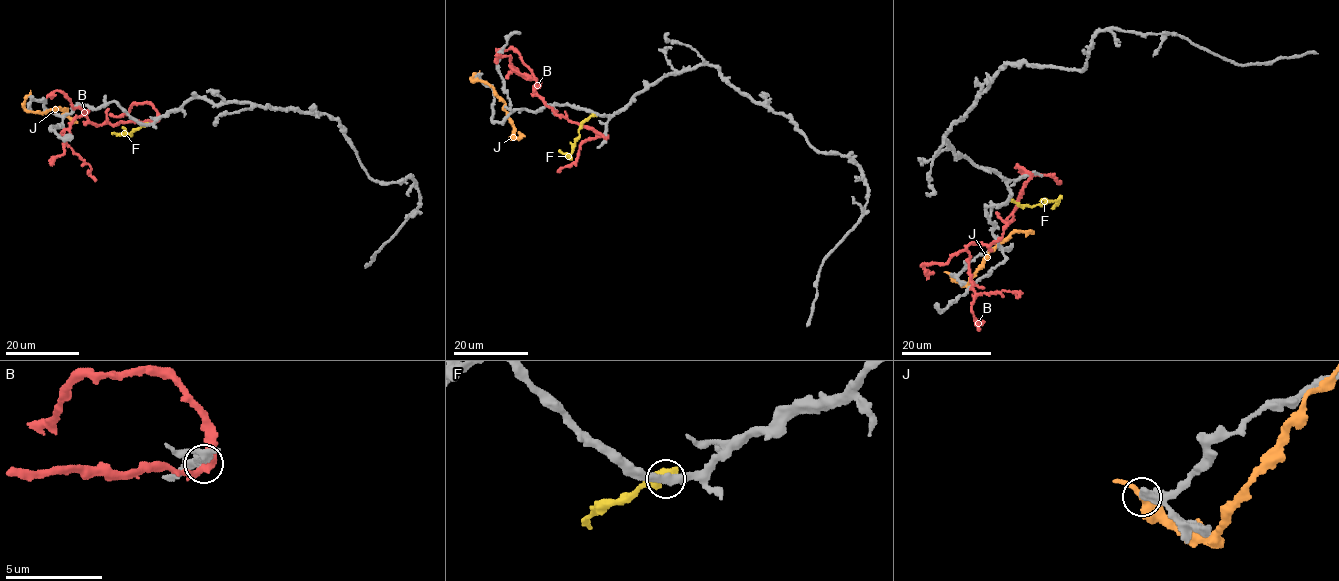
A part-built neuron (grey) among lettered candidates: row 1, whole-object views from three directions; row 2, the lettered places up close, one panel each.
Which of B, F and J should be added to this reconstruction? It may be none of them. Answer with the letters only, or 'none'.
none

